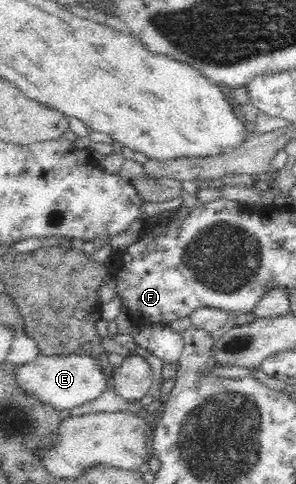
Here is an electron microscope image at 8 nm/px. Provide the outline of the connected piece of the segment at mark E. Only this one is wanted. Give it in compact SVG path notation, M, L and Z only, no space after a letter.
M81 354L41 355L38 360L26 365L18 365L19 384L35 398L52 404L57 410L78 408L96 398L100 398L108 389L111 371L104 372L98 357Z

